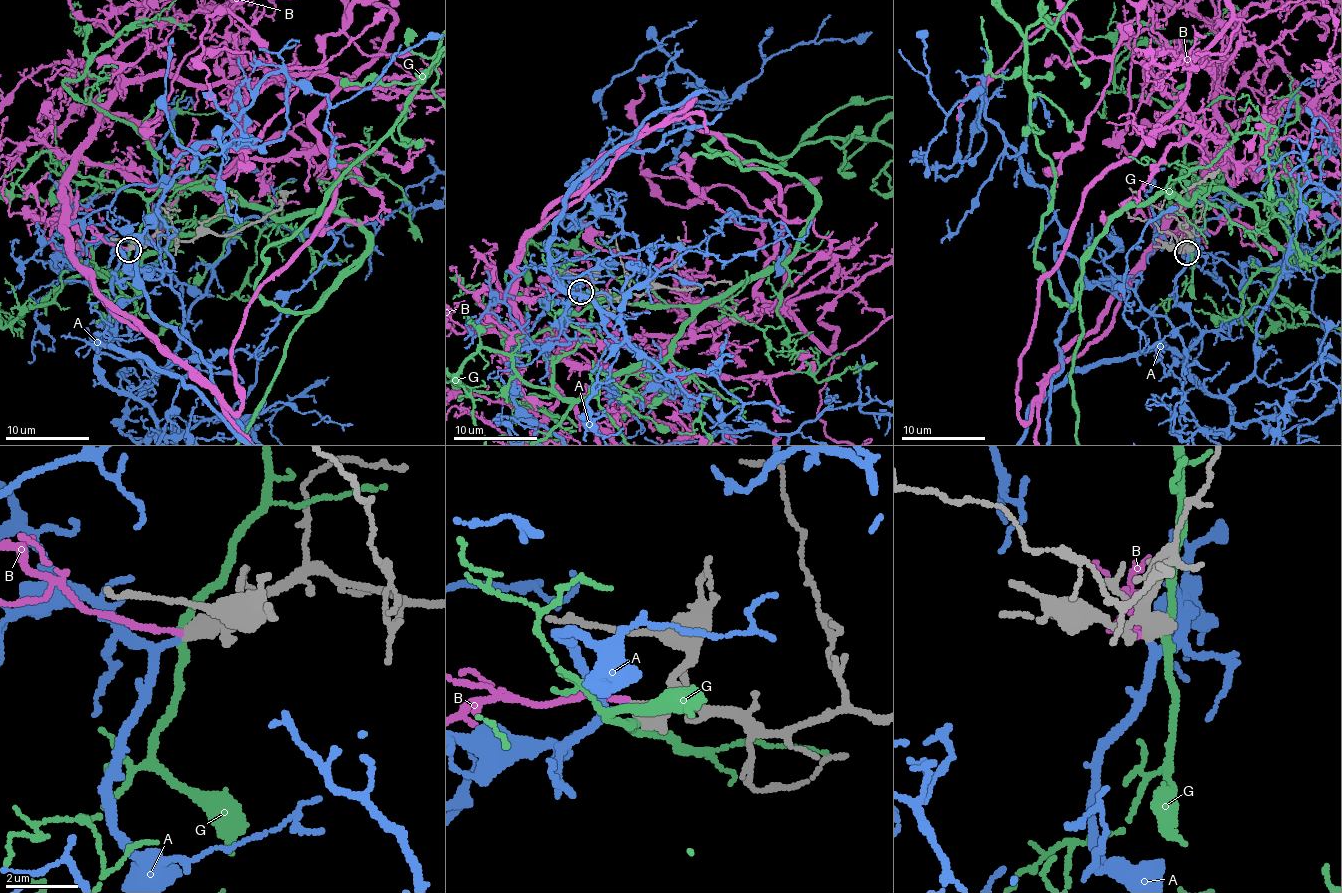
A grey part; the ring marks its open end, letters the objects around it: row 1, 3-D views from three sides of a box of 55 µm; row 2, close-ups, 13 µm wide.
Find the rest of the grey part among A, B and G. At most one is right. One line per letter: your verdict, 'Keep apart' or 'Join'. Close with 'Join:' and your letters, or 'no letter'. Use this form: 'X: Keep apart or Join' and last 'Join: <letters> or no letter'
A: Join
B: Keep apart
G: Keep apart
Join: A

